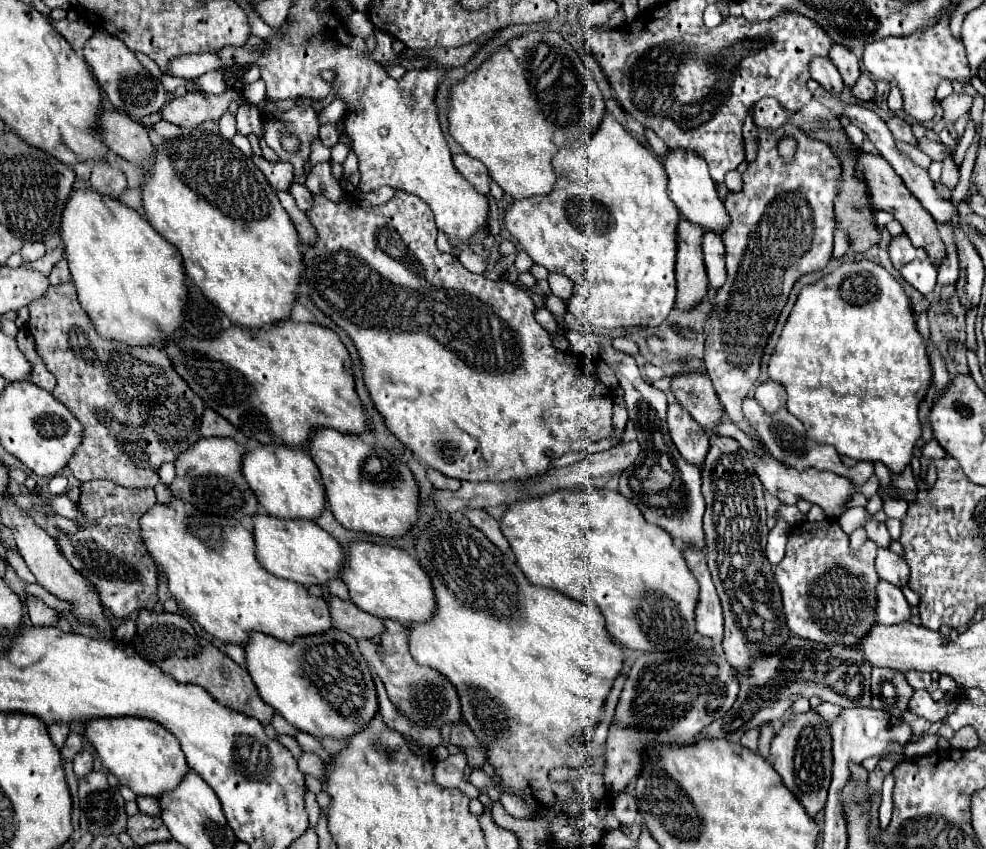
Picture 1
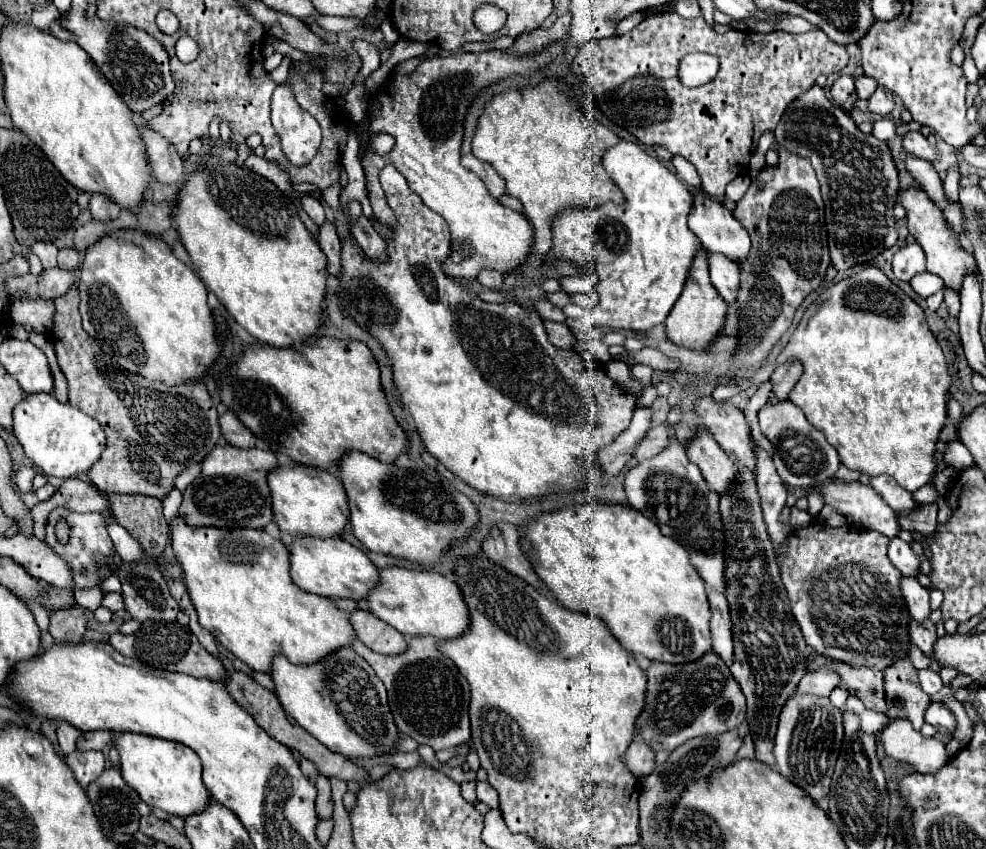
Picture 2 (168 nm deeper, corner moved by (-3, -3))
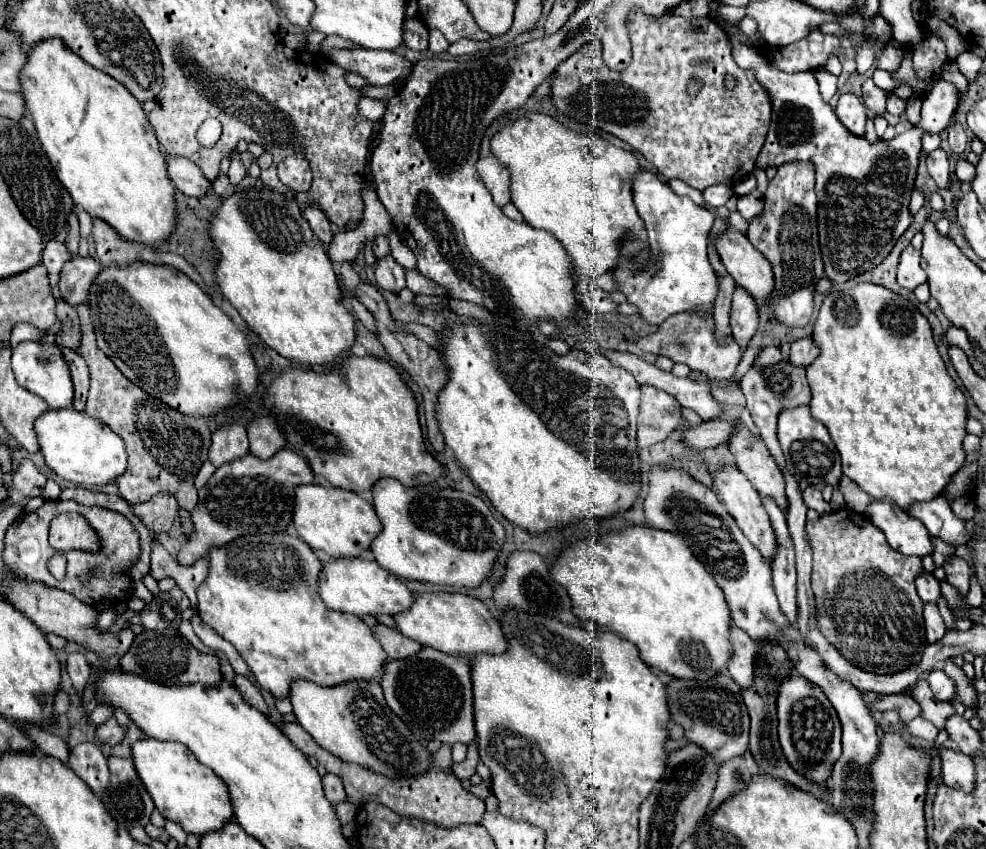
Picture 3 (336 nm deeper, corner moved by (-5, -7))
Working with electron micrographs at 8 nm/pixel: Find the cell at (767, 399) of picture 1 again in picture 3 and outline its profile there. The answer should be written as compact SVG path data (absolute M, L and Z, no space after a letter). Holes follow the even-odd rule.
M812 337L798 339L798 341L794 341L790 345L790 361L792 361L792 365L808 367L816 357L818 357L818 349L816 349Z

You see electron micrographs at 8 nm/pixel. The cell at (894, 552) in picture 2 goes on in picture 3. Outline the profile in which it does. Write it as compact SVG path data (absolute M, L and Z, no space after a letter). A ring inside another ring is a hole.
M928 571L920 573L920 577L916 577L916 589L918 589L918 595L920 595L920 599L922 599L924 603L928 603L928 601L938 601L938 597L940 597L940 583L938 583L938 579L936 579L932 573L928 573Z

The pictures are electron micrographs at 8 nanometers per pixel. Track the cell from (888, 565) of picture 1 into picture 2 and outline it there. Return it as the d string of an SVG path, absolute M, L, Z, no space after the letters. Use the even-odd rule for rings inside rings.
M902 577L900 589L902 589L902 595L906 597L910 615L916 621L926 621L928 615L930 615L930 611L932 611L928 589L924 589L914 577Z

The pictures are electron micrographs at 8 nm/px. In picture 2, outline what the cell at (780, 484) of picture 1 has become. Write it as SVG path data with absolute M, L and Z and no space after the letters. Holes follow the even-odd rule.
M826 481L826 483L820 483L820 485L814 485L812 491L822 491L824 493L824 499L826 503L830 503L832 507L840 509L842 515L848 519L848 523L852 525L860 525L864 529L874 529L874 531L880 531L882 535L894 539L898 537L900 533L900 523L898 523L898 515L896 511L890 509L890 505L880 497L878 491L874 491L872 485L860 485L860 483L838 483L838 481Z

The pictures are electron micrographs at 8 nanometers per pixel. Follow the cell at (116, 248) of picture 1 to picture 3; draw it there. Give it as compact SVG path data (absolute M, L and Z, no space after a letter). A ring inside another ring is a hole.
M108 265L100 271L100 275L94 279L92 287L90 287L90 293L88 293L88 307L90 307L90 315L92 317L92 323L94 323L94 333L96 333L96 339L98 339L98 349L104 351L104 355L130 379L134 381L140 389L144 389L148 395L164 401L166 405L170 405L172 409L178 409L186 415L214 415L216 411L232 405L238 401L238 393L246 393L246 395L252 395L258 387L258 371L256 371L256 363L250 355L250 347L248 347L248 339L246 339L246 333L242 331L240 325L236 325L226 313L222 313L214 303L212 299L192 281L188 279L182 271L174 269L174 267L166 267L166 265L126 265L124 269L120 269L118 265Z

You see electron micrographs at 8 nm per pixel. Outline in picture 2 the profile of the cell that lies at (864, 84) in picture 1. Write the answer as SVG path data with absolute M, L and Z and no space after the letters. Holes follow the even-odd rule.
M878 87L874 97L870 97L870 101L868 101L868 107L876 115L890 115L894 109L894 95L890 91Z

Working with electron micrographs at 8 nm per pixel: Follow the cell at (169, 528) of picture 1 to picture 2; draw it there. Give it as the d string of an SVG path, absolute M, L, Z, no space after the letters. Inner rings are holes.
M176 517L174 525L172 525L172 547L174 547L174 553L176 553L176 559L180 561L182 569L184 569L184 575L186 575L186 587L188 587L188 593L190 593L190 599L198 611L198 621L204 629L208 629L228 651L232 651L238 659L242 659L250 669L254 671L260 671L260 673L270 673L270 665L272 665L272 659L276 655L282 655L286 657L290 663L294 665L312 665L312 663L318 663L322 661L324 657L328 657L330 653L336 653L336 649L340 647L348 647L352 645L352 641L356 639L356 631L354 627L350 625L350 617L340 611L330 599L322 599L318 595L312 595L312 593L306 593L304 589L300 589L298 585L294 585L292 577L290 577L290 551L286 547L286 543L282 543L280 539L274 539L270 537L266 531L260 531L260 529L218 529L218 527L190 527L186 525L180 517Z

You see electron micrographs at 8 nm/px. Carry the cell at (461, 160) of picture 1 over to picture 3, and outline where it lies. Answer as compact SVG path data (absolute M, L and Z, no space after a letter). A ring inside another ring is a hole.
M484 157L476 163L476 171L488 191L492 193L492 199L498 207L504 207L510 201L510 173L506 167L502 167L496 157Z

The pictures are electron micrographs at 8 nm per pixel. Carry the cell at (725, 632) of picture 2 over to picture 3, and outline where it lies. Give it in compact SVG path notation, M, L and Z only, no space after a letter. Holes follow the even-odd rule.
M736 625L730 627L730 641L732 641L732 657L728 659L728 671L730 677L740 685L748 687L752 685L752 673L754 673L754 657L758 653L756 643Z

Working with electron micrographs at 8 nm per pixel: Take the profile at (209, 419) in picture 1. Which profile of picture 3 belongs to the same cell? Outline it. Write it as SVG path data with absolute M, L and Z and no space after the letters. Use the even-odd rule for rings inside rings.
M256 417L246 427L248 441L250 441L250 453L262 459L270 459L278 449L286 445L278 425L268 417Z

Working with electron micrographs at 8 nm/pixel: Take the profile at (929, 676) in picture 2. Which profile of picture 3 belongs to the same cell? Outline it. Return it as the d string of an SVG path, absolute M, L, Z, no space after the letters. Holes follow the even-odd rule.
M930 671L926 681L928 681L932 693L936 693L936 699L940 699L940 701L954 699L954 683L942 671Z

